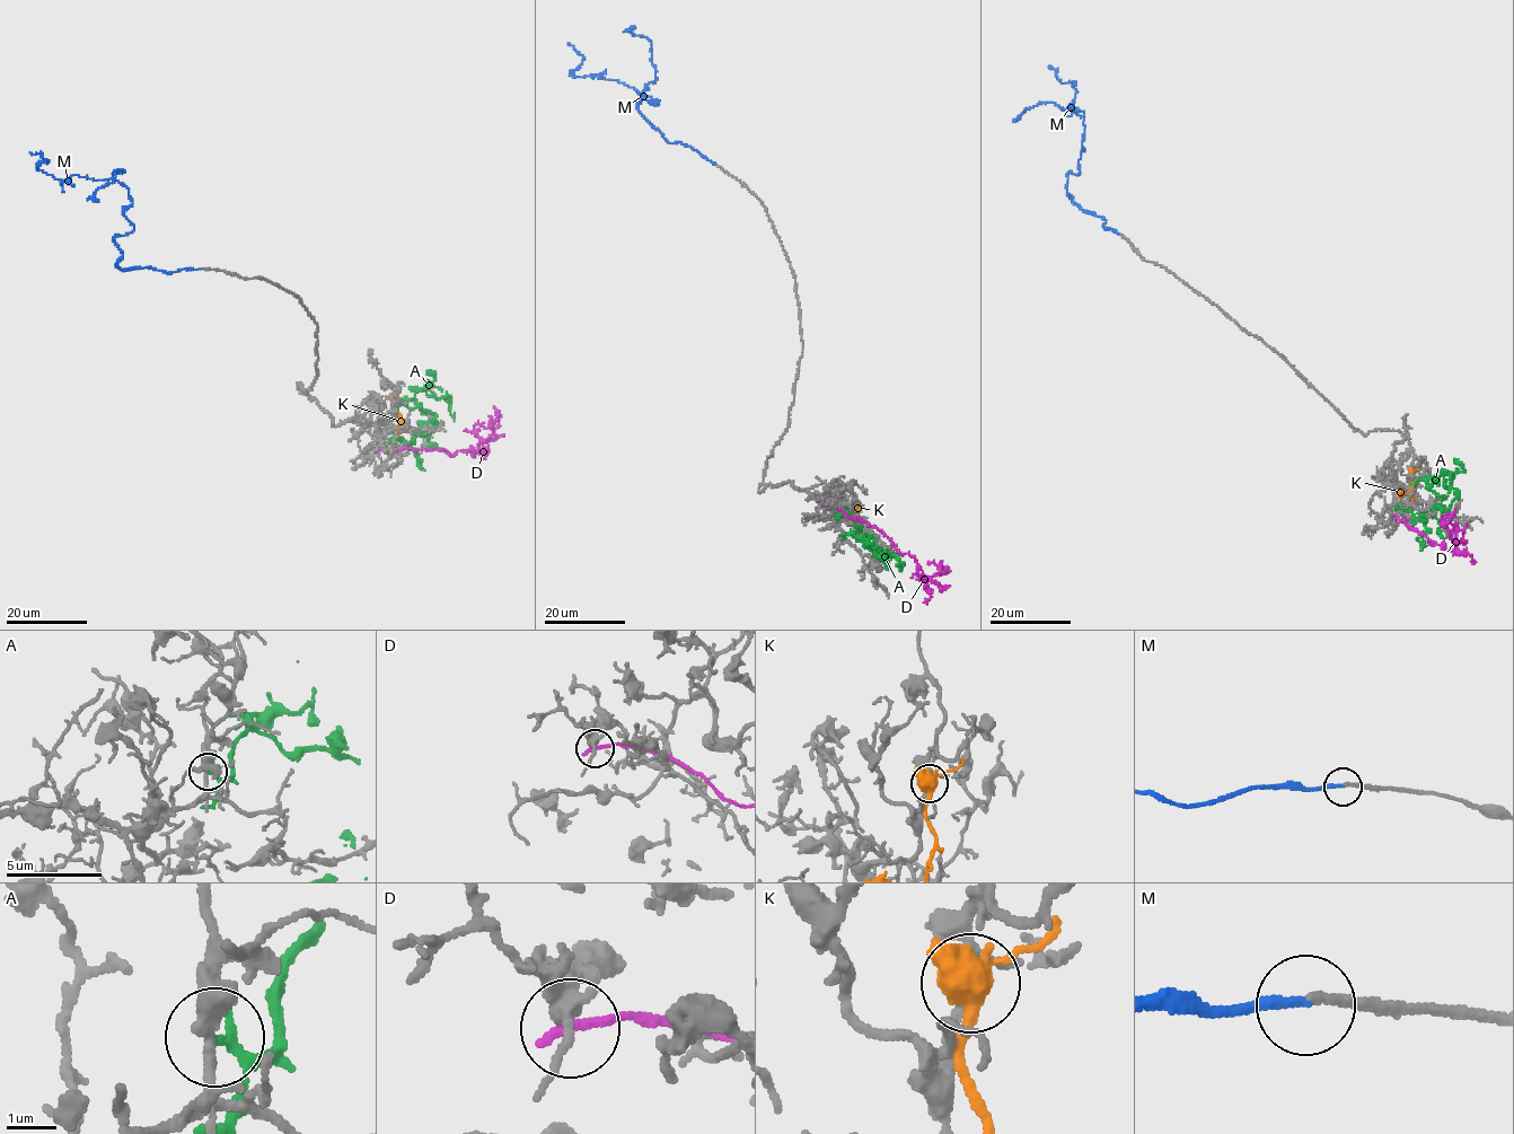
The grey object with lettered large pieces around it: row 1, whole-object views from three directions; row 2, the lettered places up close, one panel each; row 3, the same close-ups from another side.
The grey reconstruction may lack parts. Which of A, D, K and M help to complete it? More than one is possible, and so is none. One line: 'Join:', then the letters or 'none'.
Join: M

